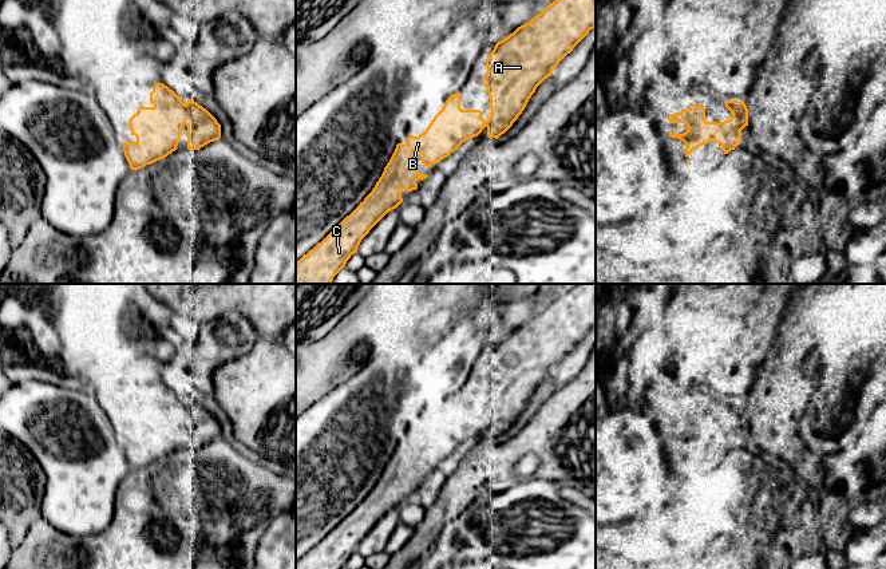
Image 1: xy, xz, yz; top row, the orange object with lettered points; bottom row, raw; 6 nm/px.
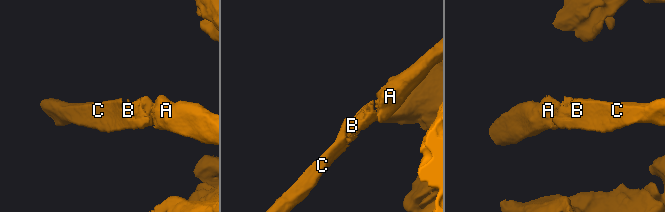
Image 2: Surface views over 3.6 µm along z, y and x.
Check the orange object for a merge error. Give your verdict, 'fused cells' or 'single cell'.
single cell

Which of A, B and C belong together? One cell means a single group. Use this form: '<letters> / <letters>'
A B C

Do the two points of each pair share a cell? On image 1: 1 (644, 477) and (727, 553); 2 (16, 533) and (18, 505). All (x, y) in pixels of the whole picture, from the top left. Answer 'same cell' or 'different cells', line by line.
1: different cells
2: same cell

